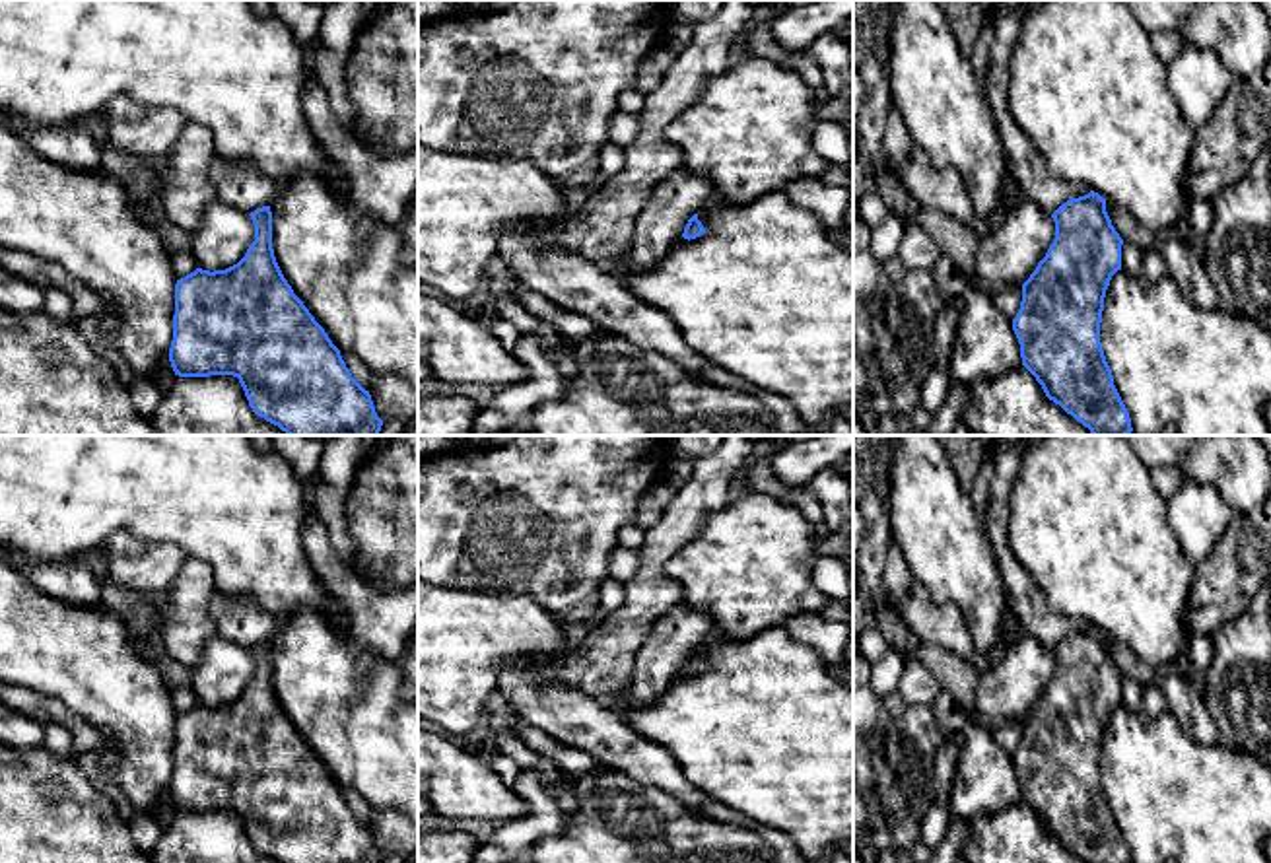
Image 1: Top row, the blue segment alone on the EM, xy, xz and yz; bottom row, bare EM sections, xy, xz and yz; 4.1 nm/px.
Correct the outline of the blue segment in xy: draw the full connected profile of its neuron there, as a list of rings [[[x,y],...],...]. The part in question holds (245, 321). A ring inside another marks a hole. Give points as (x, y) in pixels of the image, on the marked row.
[[[270,206],[257,208],[249,216],[255,224],[255,241],[237,264],[214,272],[196,268],[175,284],[173,340],[169,348],[175,375],[237,377],[253,412],[288,435],[379,435],[383,420],[375,412],[369,391],[352,377],[340,350],[293,293],[276,262]]]

